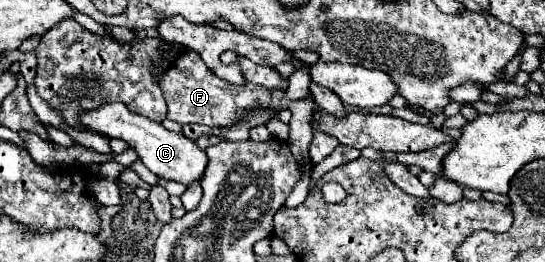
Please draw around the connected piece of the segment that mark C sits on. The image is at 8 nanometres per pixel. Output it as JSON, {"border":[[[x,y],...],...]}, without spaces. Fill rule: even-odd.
{"border":[[[103,103],[97,109],[81,111],[77,121],[87,131],[93,131],[93,133],[103,135],[107,139],[123,139],[131,149],[137,151],[143,165],[163,179],[179,181],[183,185],[191,185],[193,181],[199,181],[199,177],[205,171],[207,155],[205,155],[203,149],[197,147],[195,141],[187,139],[181,133],[167,131],[157,121],[151,121],[151,119],[137,115],[137,113],[131,113],[123,103]]]}

